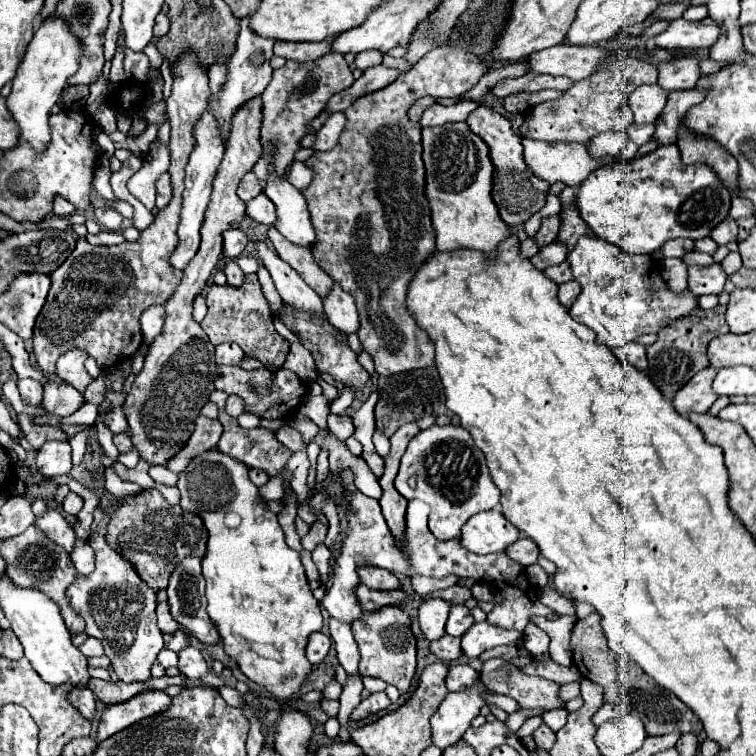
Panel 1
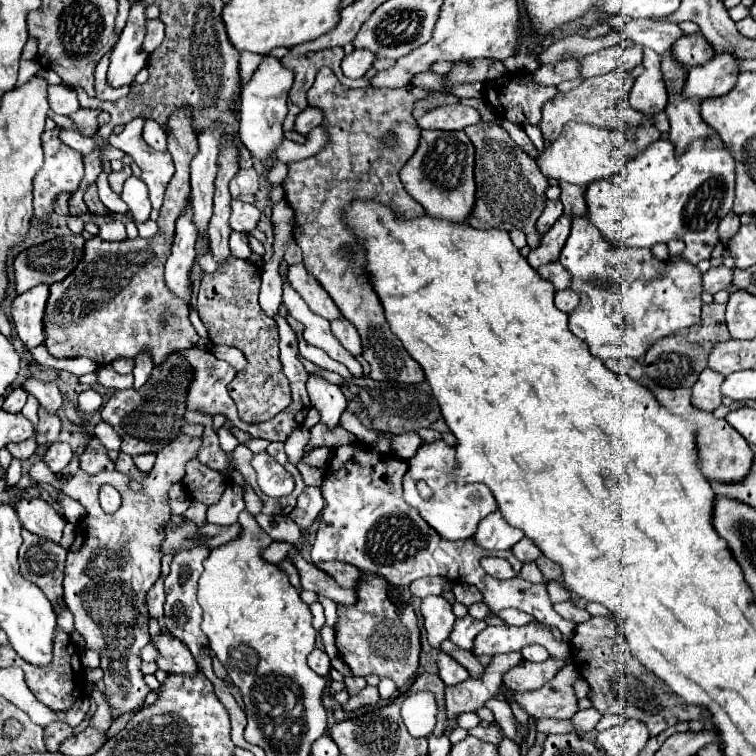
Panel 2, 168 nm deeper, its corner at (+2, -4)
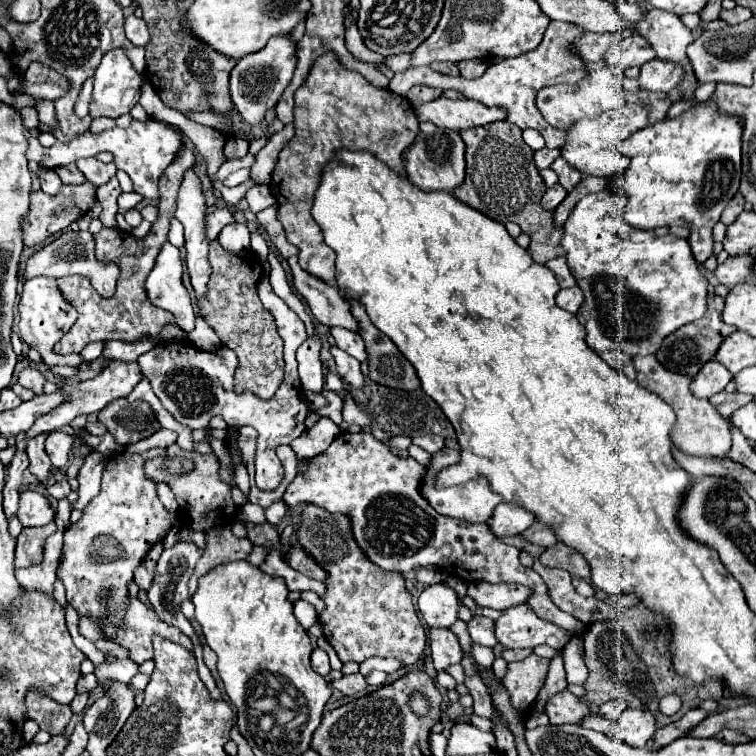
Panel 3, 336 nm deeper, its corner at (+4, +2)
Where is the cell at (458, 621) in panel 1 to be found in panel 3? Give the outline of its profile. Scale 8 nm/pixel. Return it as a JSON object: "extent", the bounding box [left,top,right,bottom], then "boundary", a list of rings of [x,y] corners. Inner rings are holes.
{"extent":[468,617,498,647],"boundary":[[[474,617],[468,621],[468,633],[470,639],[484,647],[494,647],[498,641],[494,637],[494,621],[488,617]]]}

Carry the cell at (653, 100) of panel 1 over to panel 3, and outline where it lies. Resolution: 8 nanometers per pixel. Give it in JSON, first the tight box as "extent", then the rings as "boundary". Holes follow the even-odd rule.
{"extent":[638,59,682,93],"boundary":[[[652,59],[652,61],[648,61],[640,67],[638,85],[644,91],[668,93],[678,85],[680,79],[682,79],[682,69],[680,67],[676,67],[674,63],[660,61],[660,59]]]}

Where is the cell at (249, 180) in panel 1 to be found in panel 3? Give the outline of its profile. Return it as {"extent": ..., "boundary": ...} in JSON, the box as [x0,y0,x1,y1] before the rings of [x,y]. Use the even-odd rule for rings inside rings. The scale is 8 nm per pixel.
{"extent":[222,169,250,187],"boundary":[[[240,169],[240,171],[232,173],[232,175],[228,175],[228,177],[226,177],[222,183],[224,183],[226,187],[236,187],[236,185],[244,183],[248,177],[250,177],[250,171],[248,171],[248,169]]]}

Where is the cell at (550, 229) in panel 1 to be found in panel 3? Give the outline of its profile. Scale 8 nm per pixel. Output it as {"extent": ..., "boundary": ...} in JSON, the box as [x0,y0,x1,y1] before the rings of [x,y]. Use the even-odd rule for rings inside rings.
{"extent":[542,183,568,211],"boundary":[[[556,183],[554,187],[550,187],[546,193],[544,193],[544,197],[542,197],[542,207],[546,209],[546,211],[554,211],[560,203],[562,203],[562,199],[566,197],[568,193],[566,191],[562,191],[562,187]]]}

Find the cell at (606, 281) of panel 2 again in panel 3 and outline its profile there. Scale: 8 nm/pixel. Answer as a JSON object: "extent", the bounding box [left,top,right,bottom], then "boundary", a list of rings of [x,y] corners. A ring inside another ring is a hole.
{"extent":[562,189,708,357],"boundary":[[[610,189],[586,195],[576,203],[564,225],[562,247],[566,249],[568,267],[584,293],[584,303],[578,309],[576,319],[586,329],[588,347],[592,347],[596,353],[618,349],[630,357],[652,355],[660,349],[660,343],[666,335],[704,315],[708,281],[700,275],[698,263],[692,257],[686,239],[678,239],[674,235],[656,237],[652,231],[638,231],[630,227],[626,219],[622,219],[624,207],[626,195],[612,195]]]}

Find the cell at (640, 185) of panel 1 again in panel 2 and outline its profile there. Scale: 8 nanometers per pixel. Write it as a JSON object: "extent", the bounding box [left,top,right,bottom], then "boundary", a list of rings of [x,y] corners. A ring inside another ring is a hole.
{"extent":[586,137,734,265],"boundary":[[[706,137],[706,139],[694,139],[692,145],[688,145],[686,151],[680,157],[676,157],[674,145],[668,139],[658,139],[652,145],[648,145],[648,149],[644,149],[642,153],[638,153],[632,161],[628,161],[624,171],[612,175],[608,179],[600,179],[596,183],[590,183],[588,189],[586,189],[586,203],[588,203],[588,219],[604,233],[604,237],[610,243],[614,243],[614,245],[628,245],[628,247],[652,247],[652,245],[656,245],[660,241],[666,243],[672,237],[676,237],[676,239],[682,239],[686,243],[686,247],[690,251],[690,263],[696,265],[702,259],[710,259],[710,253],[712,253],[714,245],[718,243],[718,223],[732,209],[732,203],[734,203],[734,157],[732,157],[728,145],[722,139],[718,139],[718,137],[714,137],[714,139],[710,139],[710,137]]]}

